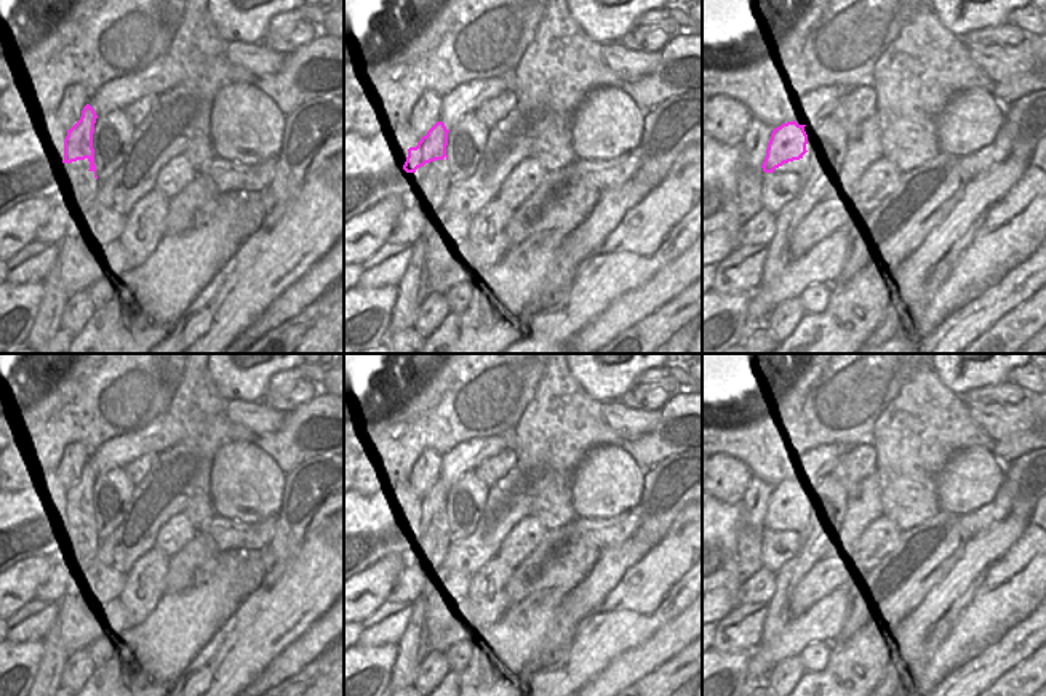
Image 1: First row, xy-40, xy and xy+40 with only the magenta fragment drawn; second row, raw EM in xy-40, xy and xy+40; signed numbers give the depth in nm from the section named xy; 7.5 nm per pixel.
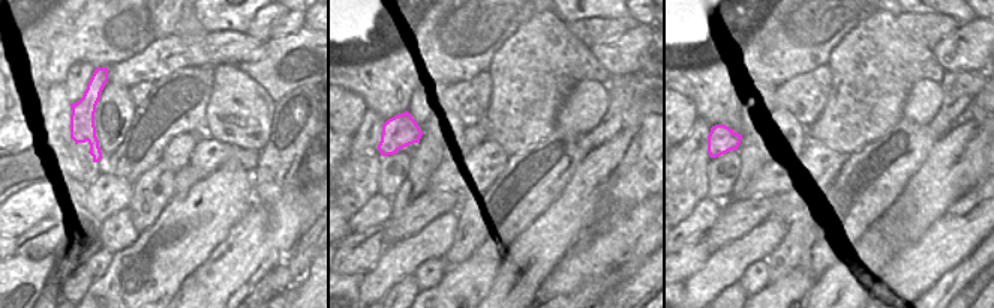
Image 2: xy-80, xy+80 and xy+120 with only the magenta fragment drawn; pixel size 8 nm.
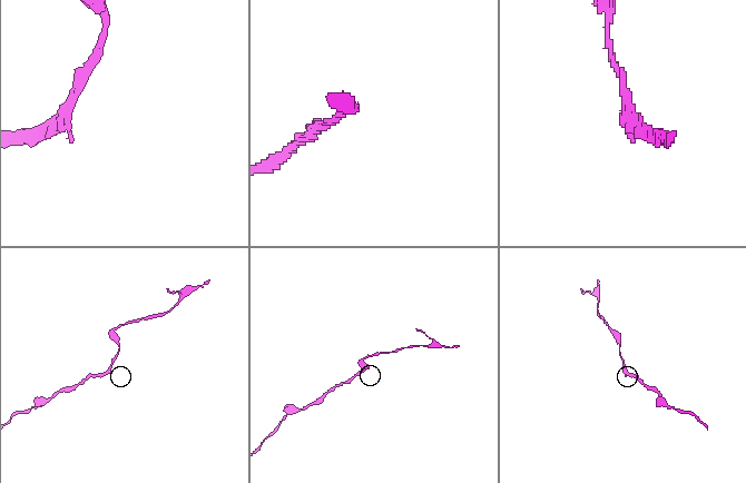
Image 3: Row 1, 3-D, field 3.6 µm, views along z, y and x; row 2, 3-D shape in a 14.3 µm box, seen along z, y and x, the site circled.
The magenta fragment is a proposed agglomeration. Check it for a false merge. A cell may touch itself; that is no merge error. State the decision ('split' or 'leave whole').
split

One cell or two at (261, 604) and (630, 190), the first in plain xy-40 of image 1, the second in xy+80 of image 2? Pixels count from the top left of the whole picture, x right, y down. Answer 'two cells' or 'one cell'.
one cell

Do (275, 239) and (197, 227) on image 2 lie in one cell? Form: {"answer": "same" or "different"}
{"answer": "different"}

